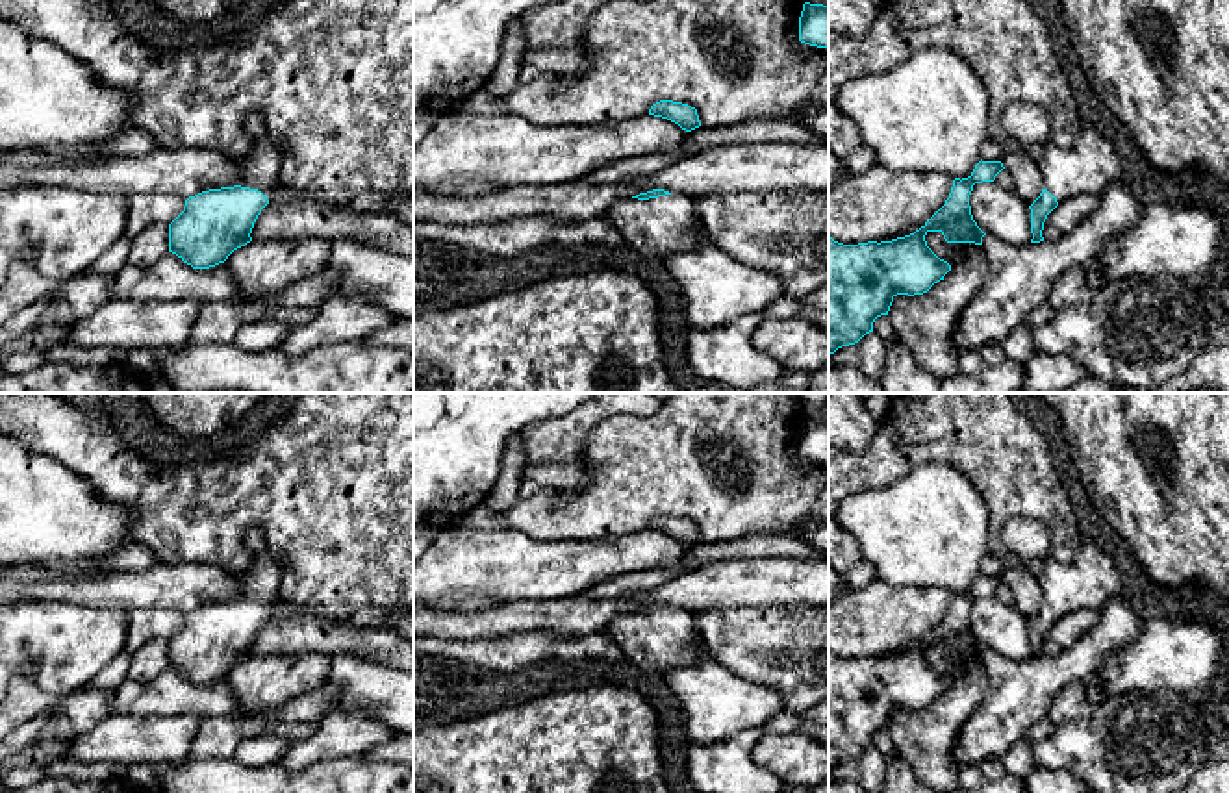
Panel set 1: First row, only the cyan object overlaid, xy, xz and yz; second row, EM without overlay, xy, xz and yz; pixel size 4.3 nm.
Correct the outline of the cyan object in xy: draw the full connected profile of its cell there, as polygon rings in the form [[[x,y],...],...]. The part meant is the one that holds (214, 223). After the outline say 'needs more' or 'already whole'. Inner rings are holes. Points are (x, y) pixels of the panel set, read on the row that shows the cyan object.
[[[267,141],[256,143],[254,152],[239,159],[243,182],[234,187],[202,191],[185,200],[184,211],[169,224],[169,252],[193,269],[209,269],[252,241],[250,233],[261,209],[269,204],[267,193],[280,182],[284,152]]]; needs more

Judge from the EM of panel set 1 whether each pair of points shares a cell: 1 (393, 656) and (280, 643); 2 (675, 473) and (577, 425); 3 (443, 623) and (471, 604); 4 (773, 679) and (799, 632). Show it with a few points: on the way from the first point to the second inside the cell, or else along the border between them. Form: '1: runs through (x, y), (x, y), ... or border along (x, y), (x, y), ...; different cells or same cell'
1: runs through (366, 643), (347, 638), (308, 638); same cell
2: border along (631, 415), (605, 417), (588, 436), (581, 458); different cells
3: border along (503, 603), (477, 612), (432, 612); different cells
4: runs through (773, 667), (773, 658), (788, 643); same cell

